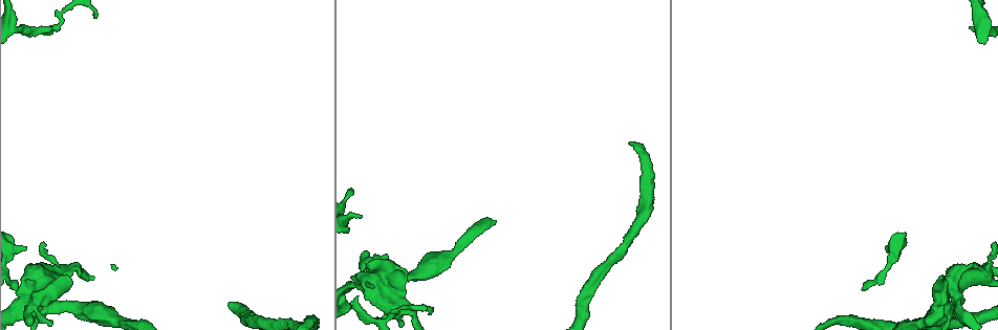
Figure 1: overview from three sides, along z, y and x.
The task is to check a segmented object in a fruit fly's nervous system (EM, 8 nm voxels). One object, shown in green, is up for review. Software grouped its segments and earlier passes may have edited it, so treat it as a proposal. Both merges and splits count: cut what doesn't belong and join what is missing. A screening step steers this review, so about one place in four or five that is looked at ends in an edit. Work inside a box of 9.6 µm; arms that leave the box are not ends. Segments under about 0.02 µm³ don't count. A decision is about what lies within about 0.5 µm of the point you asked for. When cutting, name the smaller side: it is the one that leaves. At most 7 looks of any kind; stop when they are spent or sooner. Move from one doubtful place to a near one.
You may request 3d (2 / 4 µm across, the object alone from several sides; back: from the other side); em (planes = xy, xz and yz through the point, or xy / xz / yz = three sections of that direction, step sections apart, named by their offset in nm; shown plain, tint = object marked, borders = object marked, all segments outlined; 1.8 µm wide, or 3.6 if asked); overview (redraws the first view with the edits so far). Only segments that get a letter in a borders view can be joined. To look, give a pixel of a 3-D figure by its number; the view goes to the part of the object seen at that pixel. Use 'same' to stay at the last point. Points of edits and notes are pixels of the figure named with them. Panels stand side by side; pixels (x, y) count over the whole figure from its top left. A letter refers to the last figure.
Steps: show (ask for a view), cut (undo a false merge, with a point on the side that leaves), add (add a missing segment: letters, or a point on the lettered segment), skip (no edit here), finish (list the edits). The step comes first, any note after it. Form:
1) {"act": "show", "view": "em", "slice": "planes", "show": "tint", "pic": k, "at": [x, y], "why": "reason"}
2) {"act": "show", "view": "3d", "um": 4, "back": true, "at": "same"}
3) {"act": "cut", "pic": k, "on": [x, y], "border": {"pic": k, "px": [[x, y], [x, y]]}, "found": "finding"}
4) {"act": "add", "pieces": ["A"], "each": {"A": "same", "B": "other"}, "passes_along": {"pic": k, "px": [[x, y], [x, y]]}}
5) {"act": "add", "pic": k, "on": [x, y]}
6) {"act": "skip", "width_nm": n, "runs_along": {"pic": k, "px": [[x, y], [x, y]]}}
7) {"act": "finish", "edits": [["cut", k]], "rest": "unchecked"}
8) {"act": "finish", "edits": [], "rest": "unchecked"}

{"act": "show", "view": "em", "slice": "planes", "show": "tint", "pic": 1, "at": [360, 216], "why": "tapers out"}

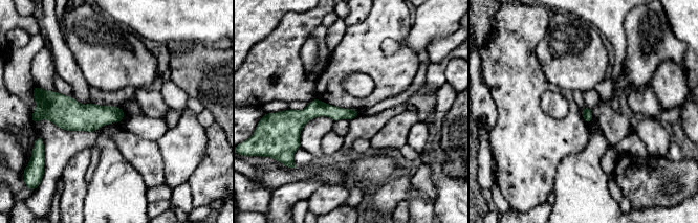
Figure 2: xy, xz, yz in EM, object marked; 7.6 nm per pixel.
{"act": "show", "view": "em", "slice": "planes", "show": "borders", "at": "same", "why": "what lies round it"}

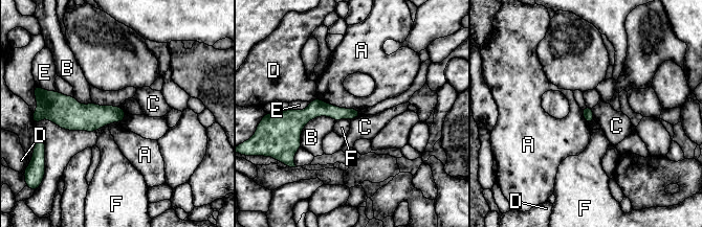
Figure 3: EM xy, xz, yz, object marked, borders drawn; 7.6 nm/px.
{"act": "skip", "each": {"A": "other", "B": "other", "C": "other", "D": "other", "E": "other", "F": "other"}, "found": "none of them fits"}

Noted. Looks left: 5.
{"act": "show", "view": "em", "slice": "xy", "step": 4, "show": "tint", "pic": 1, "at": [981, 273], "why": "branch point"}

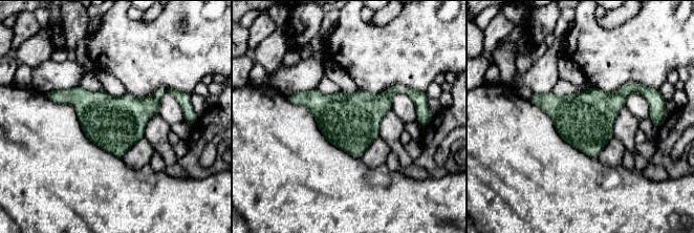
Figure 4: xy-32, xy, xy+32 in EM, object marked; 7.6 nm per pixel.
{"act": "show", "view": "em", "slice": "xz", "step": 8, "show": "borders", "at": "same", "why": "another direction"}

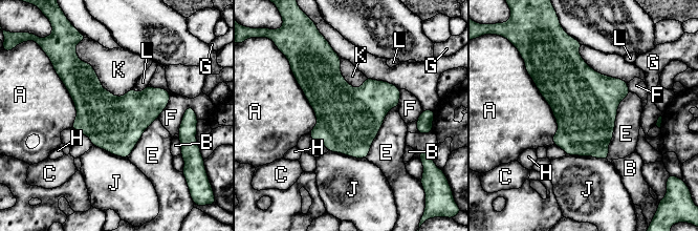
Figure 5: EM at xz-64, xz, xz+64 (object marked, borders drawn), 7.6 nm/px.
{"act": "skip", "each": {"A": "other", "B": "other", "C": "other", "E": "other", "F": "other", "G": "other", "H": "other", "J": "other", "K": "other", "L": "other"}, "border": {"pic": 5, "px": [[78, 56], [115, 96], [133, 87]]}, "found": "all the same neuron"}

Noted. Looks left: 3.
{"act": "show", "view": "3d", "um": 4, "pic": 1, "at": [93, 16], "why": "long arm stops here"}

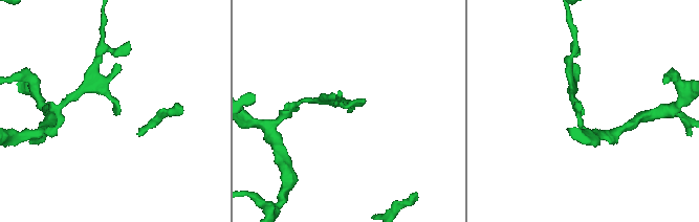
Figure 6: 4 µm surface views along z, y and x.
{"act": "show", "view": "em", "slice": "planes", "show": "borders", "pic": 6, "at": [584, 114], "why": "now the EM"}

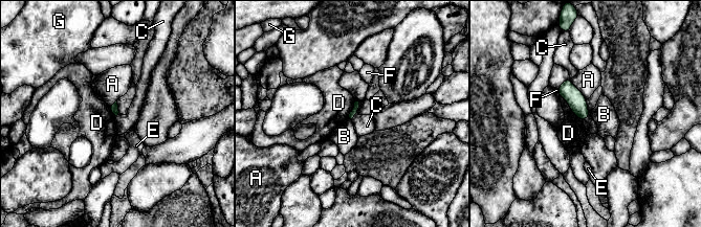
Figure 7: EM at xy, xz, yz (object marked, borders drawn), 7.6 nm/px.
{"act": "skip", "each": {"A": "other", "B": "other", "C": "other", "D": "other", "E": "other", "F": "other", "G": "other"}, "border": {"pic": 7, "px": [[357, 113], [351, 119]]}, "found": "none of them fits"}

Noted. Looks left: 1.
{"act": "finish", "edits": [], "rest": "unchecked"}

